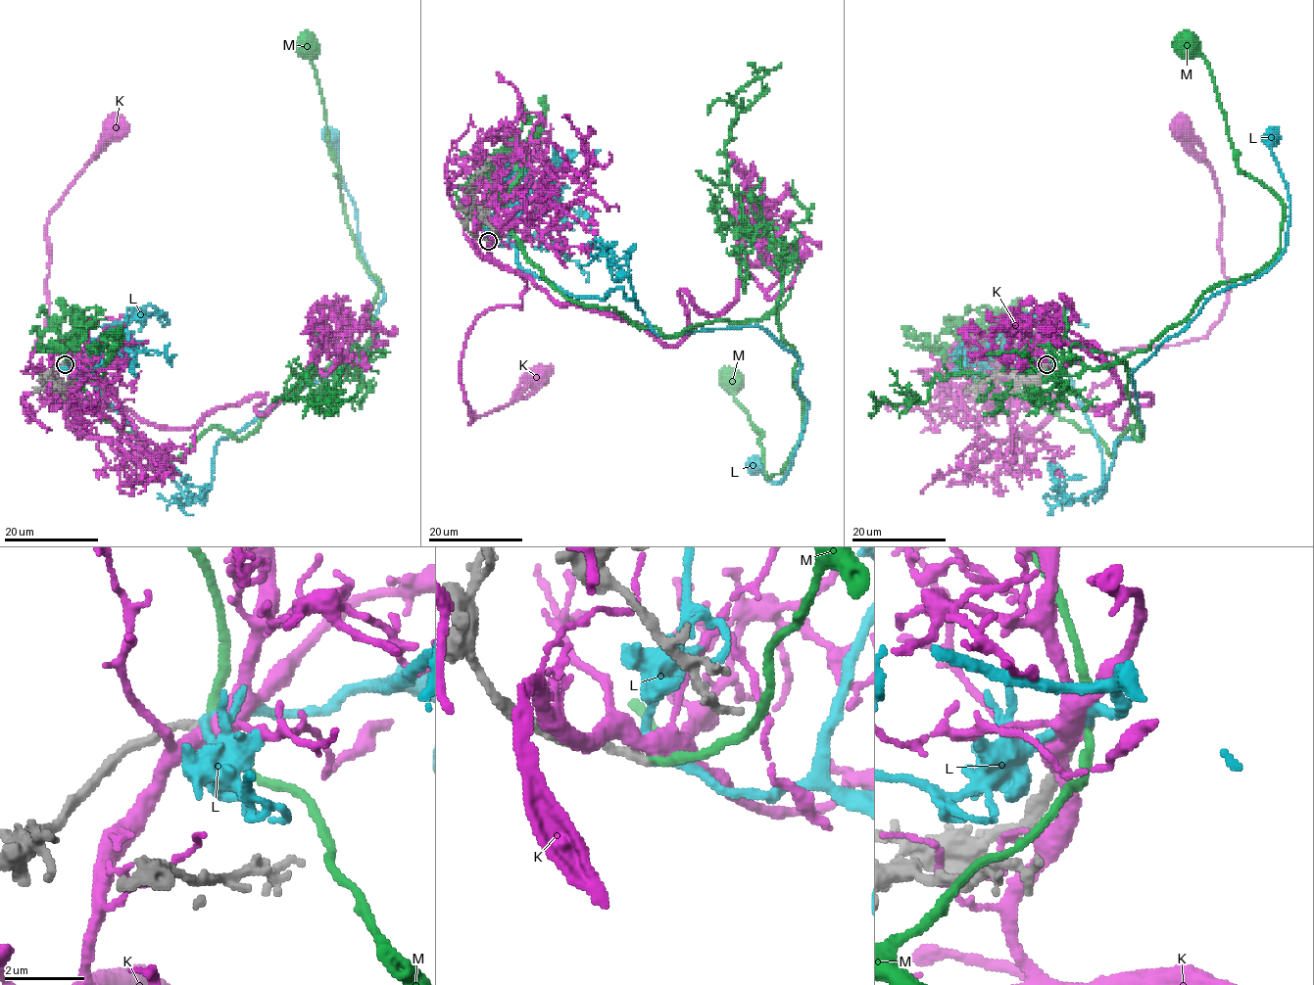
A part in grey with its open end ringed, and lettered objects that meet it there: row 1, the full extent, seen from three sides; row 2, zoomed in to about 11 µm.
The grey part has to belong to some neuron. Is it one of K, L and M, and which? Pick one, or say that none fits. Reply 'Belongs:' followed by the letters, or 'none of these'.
Belongs: L

